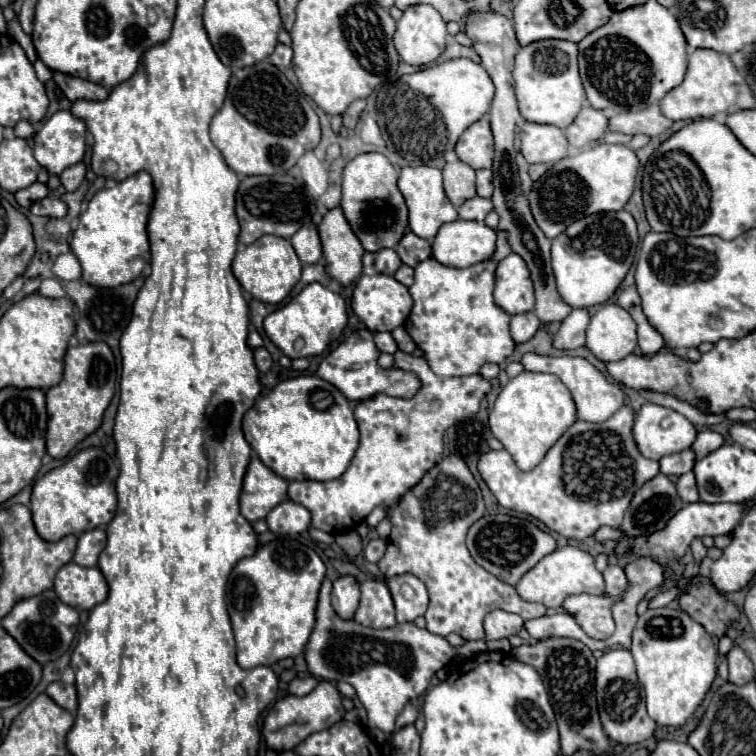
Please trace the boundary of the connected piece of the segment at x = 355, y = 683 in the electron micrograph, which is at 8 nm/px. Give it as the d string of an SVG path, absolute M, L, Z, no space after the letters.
M325 578L317 602L317 622L305 650L305 660L313 676L333 682L349 682L367 710L369 726L379 728L385 736L393 736L399 712L407 702L417 700L427 690L437 670L457 654L469 658L485 650L485 640L473 640L461 648L453 648L445 638L421 630L413 622L375 630L355 624L355 620L343 620L331 608L331 580Z

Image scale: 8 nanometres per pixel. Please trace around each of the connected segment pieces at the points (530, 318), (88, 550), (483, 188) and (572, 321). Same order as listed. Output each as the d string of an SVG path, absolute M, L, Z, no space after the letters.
M525 312L525 314L515 314L511 316L511 324L509 324L509 330L511 330L511 338L521 344L521 342L527 342L535 336L535 332L539 330L541 322L539 318L533 314L533 312Z
M101 528L83 532L83 534L79 536L77 552L75 552L75 556L73 556L73 562L81 564L81 566L97 566L97 558L99 558L99 554L103 552L105 542L107 542L107 534L105 534L105 530L101 530Z
M477 170L477 196L491 198L491 194L493 194L493 172Z
M573 310L559 326L557 334L553 336L553 348L557 350L575 350L585 346L585 330L589 324L587 310Z

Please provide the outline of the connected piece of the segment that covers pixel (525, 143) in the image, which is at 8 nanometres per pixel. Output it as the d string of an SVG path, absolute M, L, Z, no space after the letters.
M525 122L521 128L521 154L529 164L557 162L569 154L569 142L557 126Z

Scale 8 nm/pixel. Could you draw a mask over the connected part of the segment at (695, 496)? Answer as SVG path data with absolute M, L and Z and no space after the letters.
M693 472L683 474L677 480L677 488L679 488L679 496L683 496L683 502L699 502L699 492L697 492L697 482Z

